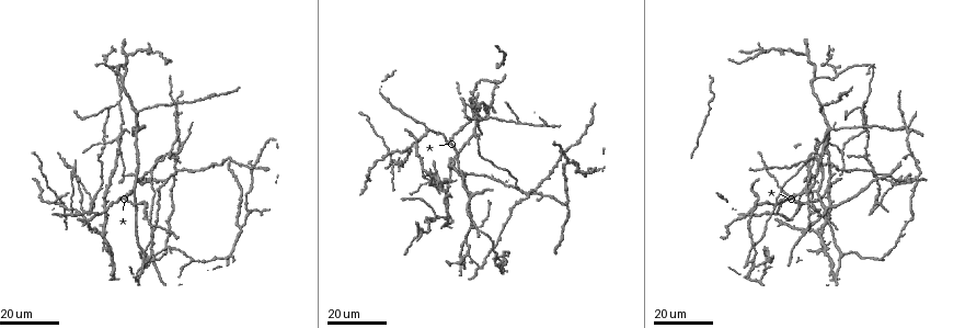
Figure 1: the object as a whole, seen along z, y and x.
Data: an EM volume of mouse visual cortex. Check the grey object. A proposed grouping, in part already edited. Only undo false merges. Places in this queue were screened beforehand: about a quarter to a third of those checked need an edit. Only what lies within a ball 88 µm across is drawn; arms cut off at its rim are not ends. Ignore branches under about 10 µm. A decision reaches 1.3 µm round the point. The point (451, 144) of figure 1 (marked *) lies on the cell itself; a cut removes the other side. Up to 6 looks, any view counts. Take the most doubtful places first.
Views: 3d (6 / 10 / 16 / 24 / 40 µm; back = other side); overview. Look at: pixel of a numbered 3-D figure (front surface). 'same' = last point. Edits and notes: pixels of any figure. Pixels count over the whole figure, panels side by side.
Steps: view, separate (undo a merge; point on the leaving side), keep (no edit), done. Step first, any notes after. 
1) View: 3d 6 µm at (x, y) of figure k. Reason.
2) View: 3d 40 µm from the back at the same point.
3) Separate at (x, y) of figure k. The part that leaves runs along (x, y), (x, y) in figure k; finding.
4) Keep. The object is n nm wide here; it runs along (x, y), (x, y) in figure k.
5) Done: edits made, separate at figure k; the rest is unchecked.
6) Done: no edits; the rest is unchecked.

View: 3d 16 µm at (389, 153) of figure 1.

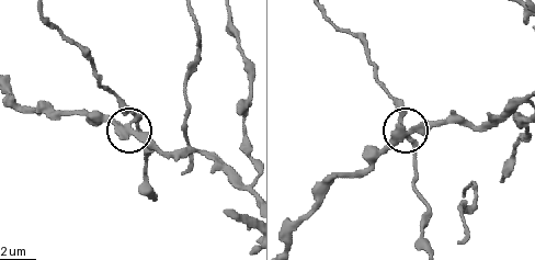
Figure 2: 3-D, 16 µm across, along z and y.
View: 3d 6 µm at (124, 127) of figure 2. Closer look.

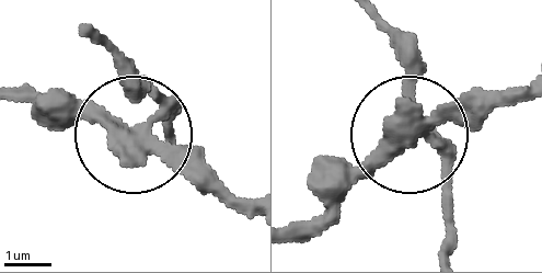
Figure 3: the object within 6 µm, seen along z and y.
Separate at (444, 193) of figure 3. The side arm is 23 µm long; the part that leaves runs along (423, 132), (411, 60), (388, 25) in figure 3; two cells meet here.

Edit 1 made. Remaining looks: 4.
View: 3d 16 µm at (474, 107) of figure 1. Three arms meet.

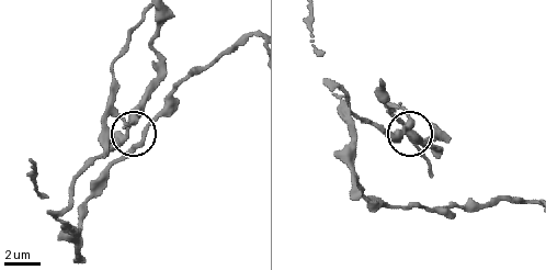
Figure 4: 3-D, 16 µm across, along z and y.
View: 3d 6 µm at (408, 125) of figure 4.

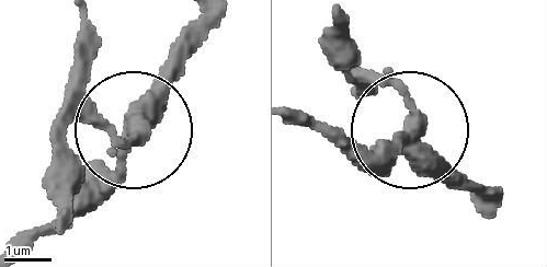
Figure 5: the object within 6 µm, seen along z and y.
Separate at (94, 115) of figure 5. The object is 310 nm wide here; the part that leaves runs along (139, 136), (84, 89), (80, 18) in figure 5; two cells meet here.

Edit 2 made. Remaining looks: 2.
View: 3d 16 µm at (120, 140) of figure 1. Thick turns thin.

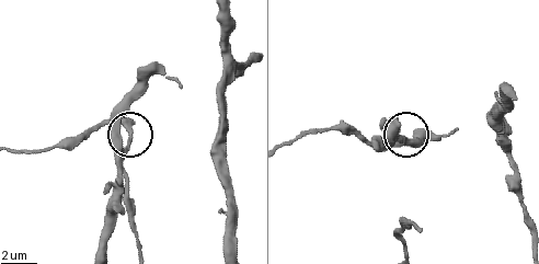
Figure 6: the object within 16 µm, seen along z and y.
View: 3d 6 µm at (115, 130) of figure 6. Zoom in.

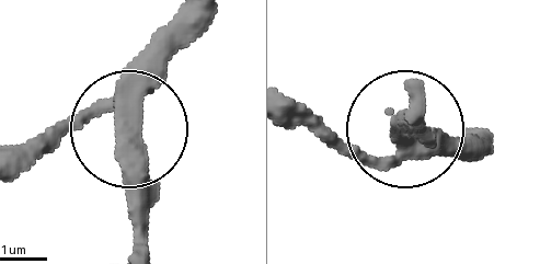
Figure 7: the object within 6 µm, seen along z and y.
Separate at (58, 128) of figure 7. 3 arms meet here; the part that leaves runs along (110, 102), (20, 145) in figure 7; a second cell is stuck on.

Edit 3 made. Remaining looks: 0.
Done: edits made, separate at figure 3, separate at figure 5, separate at figure 7; the rest is unchecked.

